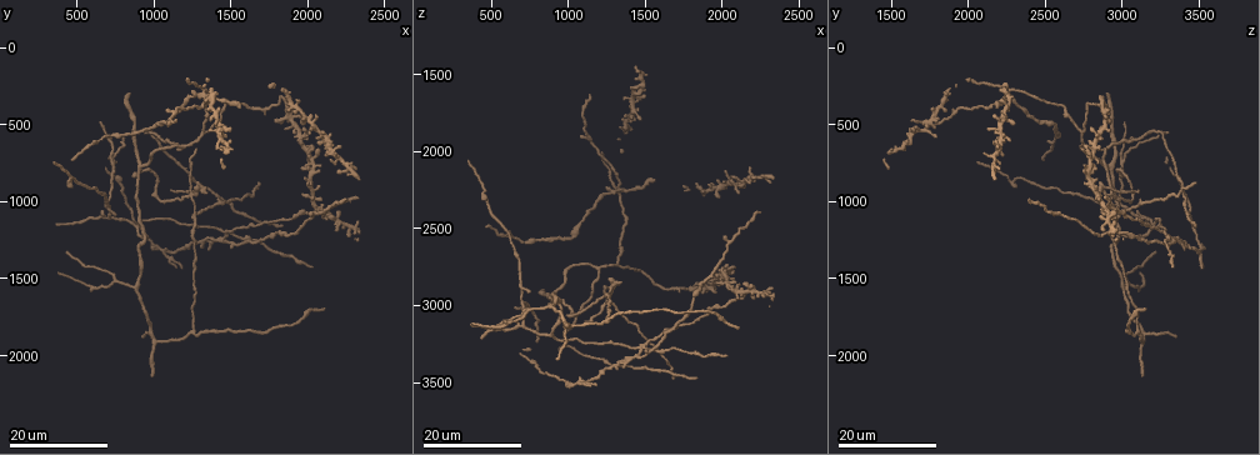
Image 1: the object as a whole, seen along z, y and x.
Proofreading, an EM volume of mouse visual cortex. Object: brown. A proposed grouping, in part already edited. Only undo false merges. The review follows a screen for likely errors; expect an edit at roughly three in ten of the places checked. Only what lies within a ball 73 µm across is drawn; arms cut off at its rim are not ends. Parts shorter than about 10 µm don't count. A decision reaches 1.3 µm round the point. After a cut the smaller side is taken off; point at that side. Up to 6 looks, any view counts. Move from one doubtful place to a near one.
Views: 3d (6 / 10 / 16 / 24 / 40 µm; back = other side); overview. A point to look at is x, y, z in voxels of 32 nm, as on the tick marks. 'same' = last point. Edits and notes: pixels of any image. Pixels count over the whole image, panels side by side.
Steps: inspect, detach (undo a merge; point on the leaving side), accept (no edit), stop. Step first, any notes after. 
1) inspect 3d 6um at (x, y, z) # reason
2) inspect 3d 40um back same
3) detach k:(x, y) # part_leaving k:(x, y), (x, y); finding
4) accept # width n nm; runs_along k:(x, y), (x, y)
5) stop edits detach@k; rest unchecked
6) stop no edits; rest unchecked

inspect 3d 16um at (1280, 1820, 3100) # three arms meet

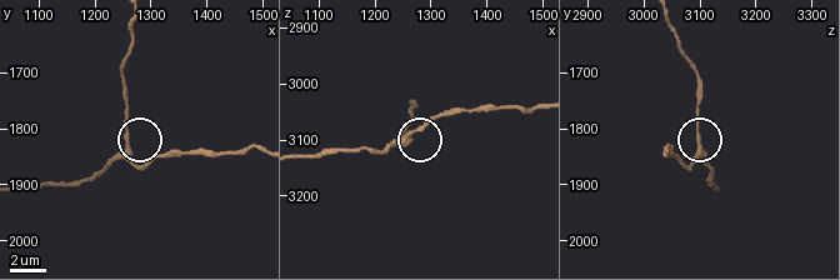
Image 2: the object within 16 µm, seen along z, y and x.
inspect 3d 6um at (1260, 1835, 3100)

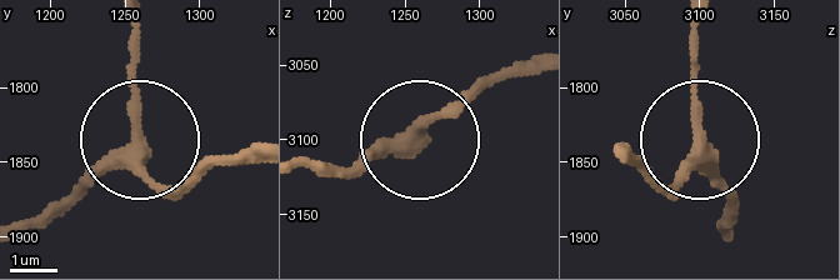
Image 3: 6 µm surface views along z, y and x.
accept # width 270 nm; runs_along 3:(726, 233), (706, 149), (679, 185), (646, 181); one neuron here

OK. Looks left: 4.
inspect 3d 16um at (1480, 1220, 3280) # four or more arms meet

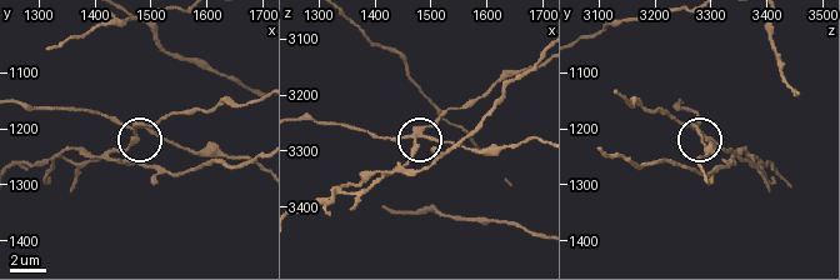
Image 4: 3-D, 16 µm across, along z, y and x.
inspect 3d 10um at (1475, 1210, 3280) # zoom in

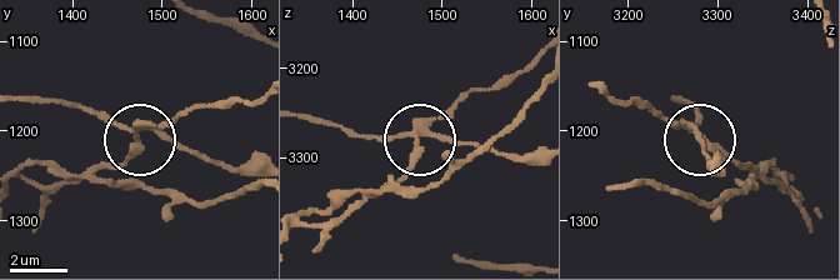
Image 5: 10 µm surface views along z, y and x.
detach 5:(133, 150) # arms 4; part_leaving 5:(693, 129), (748, 178), (743, 189), (690, 199), (633, 184); a second neuron is stuck on

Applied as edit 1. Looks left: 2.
inspect 3d 16um at (1340, 540, 2760) # arms part here

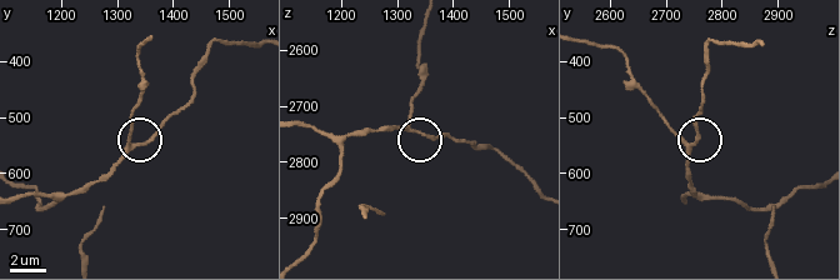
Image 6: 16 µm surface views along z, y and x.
inspect 3d 10um at (1325, 550, 2745)

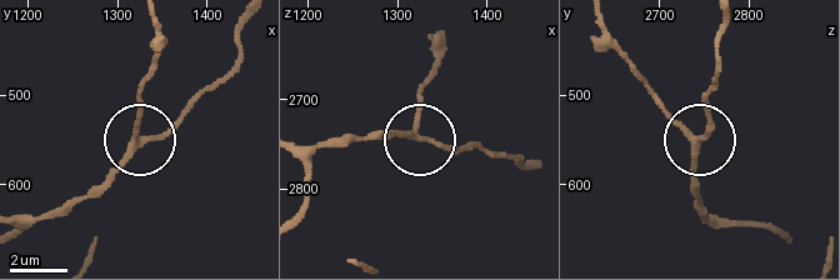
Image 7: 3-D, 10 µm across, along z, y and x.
accept # width 200 nm; runs_along 7:(23, 216), (73, 209), (130, 145), (165, 130), (206, 90); all the same neuron

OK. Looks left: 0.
stop edits detach@5; rest unchecked

